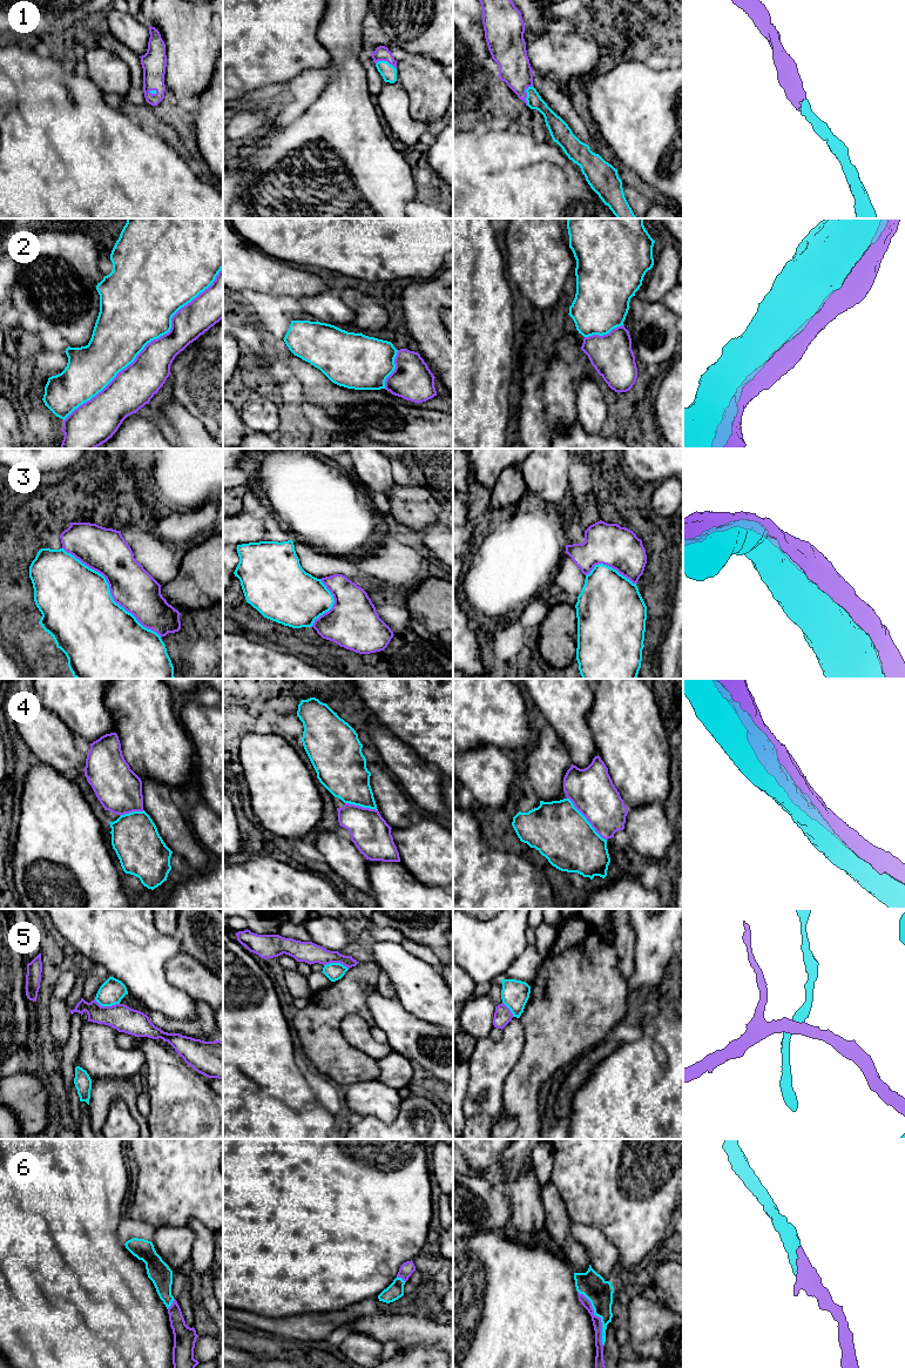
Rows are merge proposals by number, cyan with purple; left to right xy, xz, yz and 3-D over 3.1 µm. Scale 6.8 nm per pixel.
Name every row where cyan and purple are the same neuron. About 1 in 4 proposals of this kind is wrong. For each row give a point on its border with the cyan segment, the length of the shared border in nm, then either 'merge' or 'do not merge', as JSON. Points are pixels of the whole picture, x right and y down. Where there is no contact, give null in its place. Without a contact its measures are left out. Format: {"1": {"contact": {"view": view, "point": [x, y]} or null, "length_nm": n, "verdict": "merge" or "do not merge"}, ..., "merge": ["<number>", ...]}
{"1": {"contact": {"view": "yz", "point": [527, 94]}, "length_nm": 150, "verdict": "merge"}, "2": {"contact": {"view": "xy", "point": [149, 342]}, "length_nm": 1500, "verdict": "merge"}, "3": {"contact": {"view": "xy", "point": [109, 592]}, "length_nm": 900, "verdict": "merge"}, "4": {"contact": {"view": "yz", "point": [586, 820]}, "length_nm": 400, "verdict": "merge"}, "5": {"contact": {"view": "xy", "point": [107, 1005]}, "length_nm": 180, "verdict": "do not merge"}, "6": {"contact": {"view": "yz", "point": [599, 1316]}, "length_nm": 420, "verdict": "merge"}, "merge": ["1", "2", "3", "4", "6"]}

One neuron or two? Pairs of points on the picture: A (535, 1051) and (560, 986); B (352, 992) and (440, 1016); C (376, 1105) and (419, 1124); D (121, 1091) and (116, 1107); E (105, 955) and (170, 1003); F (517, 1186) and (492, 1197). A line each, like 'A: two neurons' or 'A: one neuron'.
A: one neuron
B: two neurons
C: two neurons
D: two neurons
E: one neuron
F: two neurons

